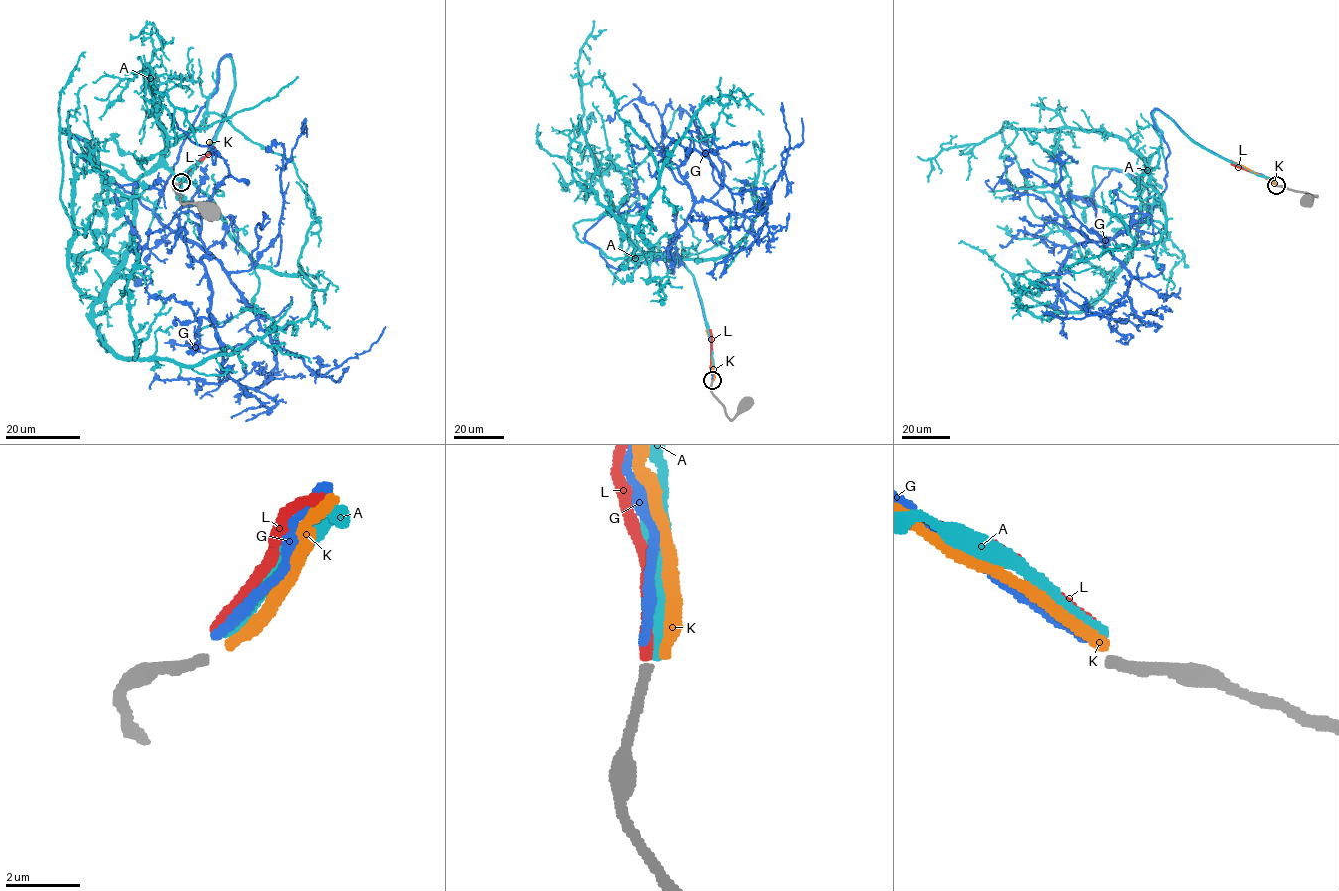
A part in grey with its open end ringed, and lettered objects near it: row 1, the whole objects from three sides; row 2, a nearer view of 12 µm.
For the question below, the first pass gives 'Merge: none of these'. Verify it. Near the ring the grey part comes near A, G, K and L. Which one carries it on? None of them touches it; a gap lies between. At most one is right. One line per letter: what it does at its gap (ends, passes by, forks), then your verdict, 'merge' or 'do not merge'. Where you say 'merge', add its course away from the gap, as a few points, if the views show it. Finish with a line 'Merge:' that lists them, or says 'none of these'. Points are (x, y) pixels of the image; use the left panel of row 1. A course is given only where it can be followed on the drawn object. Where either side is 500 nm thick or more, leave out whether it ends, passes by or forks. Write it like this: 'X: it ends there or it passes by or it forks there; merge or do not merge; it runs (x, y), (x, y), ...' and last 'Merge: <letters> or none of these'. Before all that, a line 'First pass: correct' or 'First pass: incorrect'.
First pass: correct
A: it ends there; do not merge
G: it ends there; do not merge
K: it ends there; do not merge
L: it ends there; do not merge
Merge: none of these

